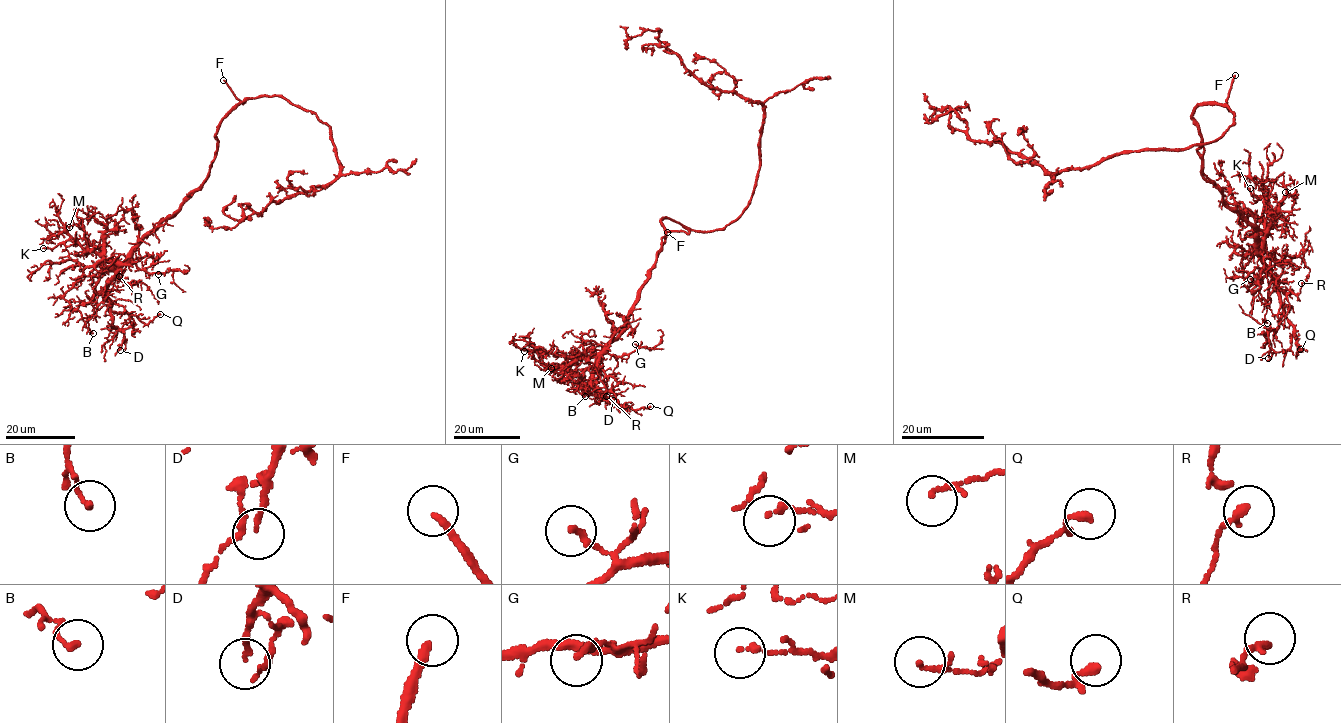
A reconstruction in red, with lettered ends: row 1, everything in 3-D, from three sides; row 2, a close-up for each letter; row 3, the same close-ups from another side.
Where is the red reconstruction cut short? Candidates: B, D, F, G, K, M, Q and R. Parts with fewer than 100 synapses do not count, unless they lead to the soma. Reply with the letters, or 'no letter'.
F

